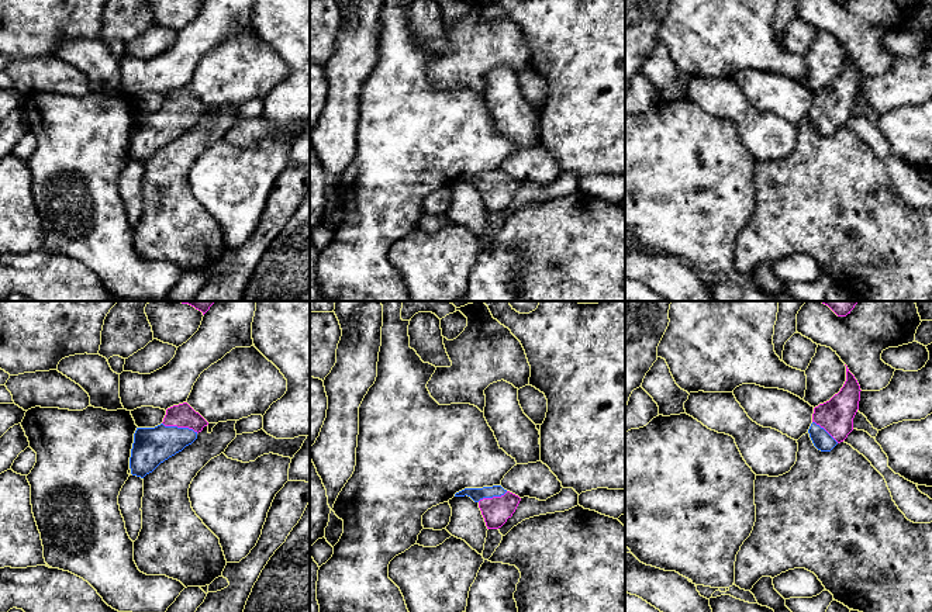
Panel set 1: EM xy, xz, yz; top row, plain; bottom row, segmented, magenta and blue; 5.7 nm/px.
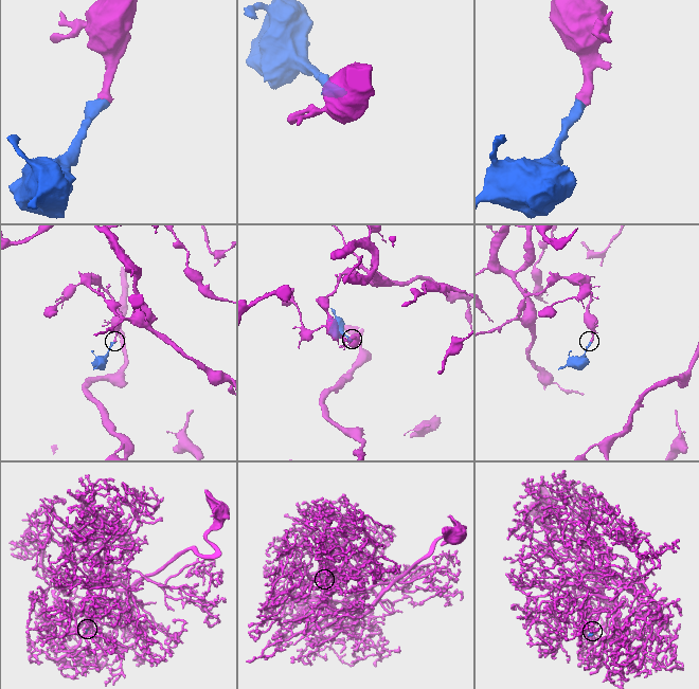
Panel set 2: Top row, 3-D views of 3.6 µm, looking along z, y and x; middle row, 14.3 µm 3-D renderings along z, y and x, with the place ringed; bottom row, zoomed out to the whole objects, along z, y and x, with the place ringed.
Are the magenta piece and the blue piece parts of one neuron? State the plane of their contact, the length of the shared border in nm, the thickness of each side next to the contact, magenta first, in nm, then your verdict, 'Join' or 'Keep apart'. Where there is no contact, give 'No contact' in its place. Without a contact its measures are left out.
Touches magenta in xy. Shared border 220 nm. Thickness 140 nm (magenta) against 220 nm. Join

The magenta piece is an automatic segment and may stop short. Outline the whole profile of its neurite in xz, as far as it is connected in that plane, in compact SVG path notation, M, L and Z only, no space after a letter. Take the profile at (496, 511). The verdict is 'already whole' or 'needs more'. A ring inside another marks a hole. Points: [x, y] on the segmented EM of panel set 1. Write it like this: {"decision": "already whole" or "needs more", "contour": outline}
{"decision": "needs more", "contour": "M501 485L483 488L465 488L455 494L455 497L470 497L479 504L487 529L501 528L508 518L515 512L521 498Z"}

